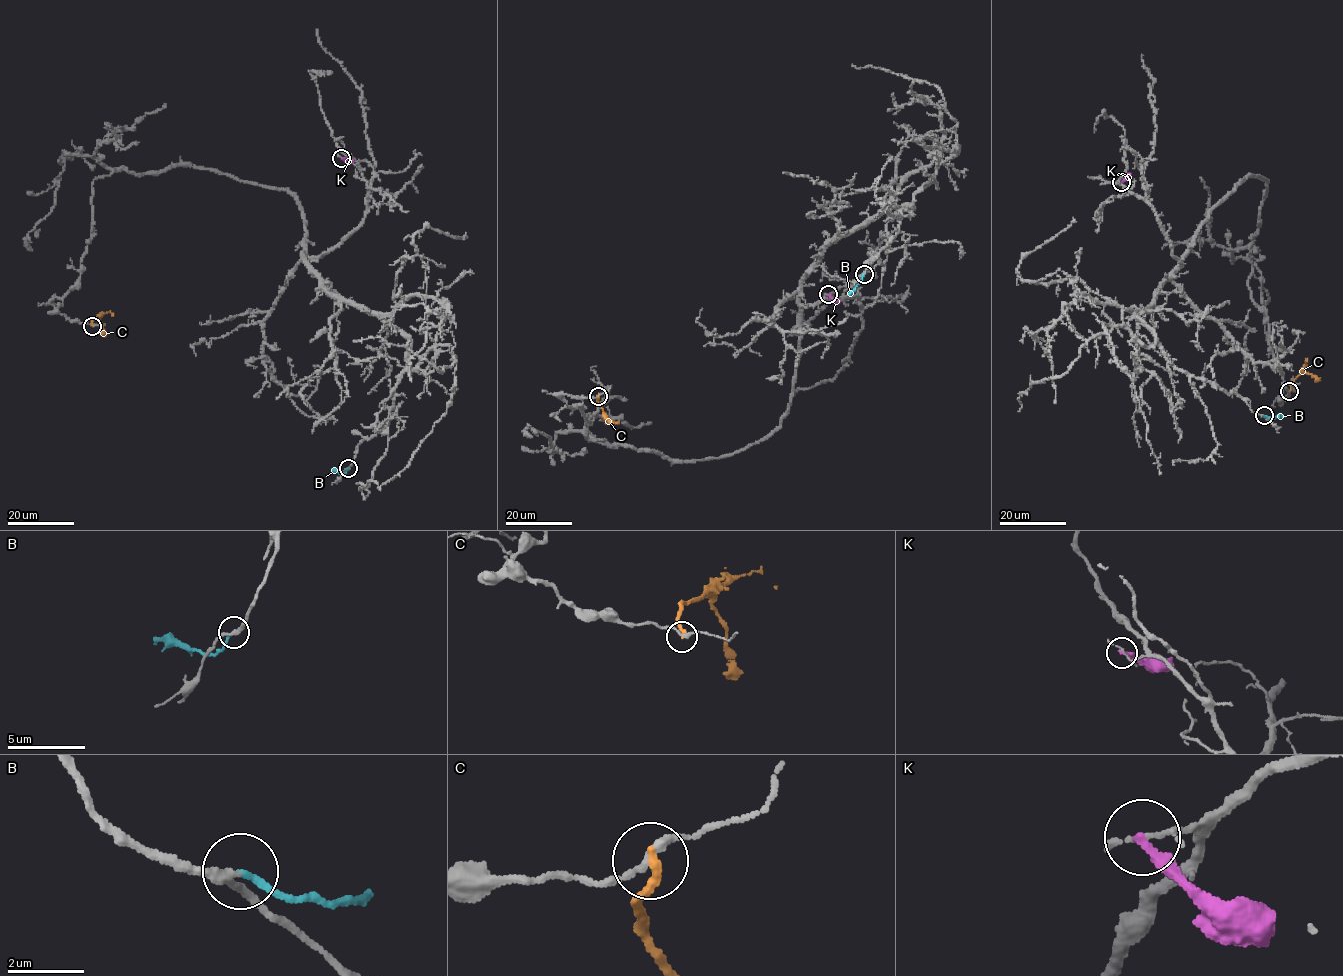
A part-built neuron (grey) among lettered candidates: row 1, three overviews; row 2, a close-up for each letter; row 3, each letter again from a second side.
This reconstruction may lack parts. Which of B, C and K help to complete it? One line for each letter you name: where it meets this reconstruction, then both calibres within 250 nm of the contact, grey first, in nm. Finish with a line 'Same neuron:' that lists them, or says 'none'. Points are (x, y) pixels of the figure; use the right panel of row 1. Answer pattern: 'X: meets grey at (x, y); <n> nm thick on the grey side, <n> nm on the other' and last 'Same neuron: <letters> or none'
B: meets grey at (1264, 415); 190 nm thick on the grey side, 170 nm on the other
Same neuron: B

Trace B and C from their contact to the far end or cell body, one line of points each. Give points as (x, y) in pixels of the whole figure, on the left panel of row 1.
B: (348, 468), (344, 473), (331, 470)
C: (92, 325), (92, 319), (99, 316), (104, 337)

